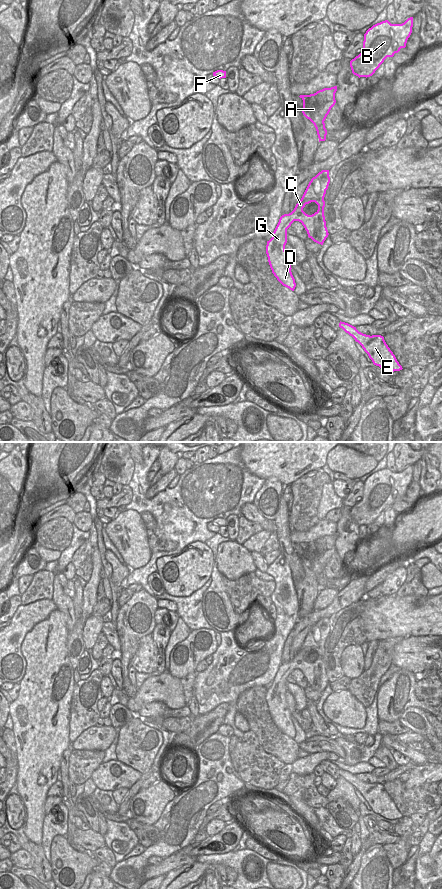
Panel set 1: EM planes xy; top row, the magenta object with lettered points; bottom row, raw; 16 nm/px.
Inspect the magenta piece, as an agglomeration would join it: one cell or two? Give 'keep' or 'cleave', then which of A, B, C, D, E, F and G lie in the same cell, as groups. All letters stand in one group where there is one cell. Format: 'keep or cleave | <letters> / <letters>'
keep | A B C D E F G

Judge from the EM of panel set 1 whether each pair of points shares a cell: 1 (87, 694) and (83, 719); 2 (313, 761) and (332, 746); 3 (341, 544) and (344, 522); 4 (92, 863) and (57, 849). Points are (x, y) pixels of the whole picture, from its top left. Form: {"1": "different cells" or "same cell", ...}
{"1": "same cell", "2": "different cells", "3": "same cell", "4": "same cell"}

